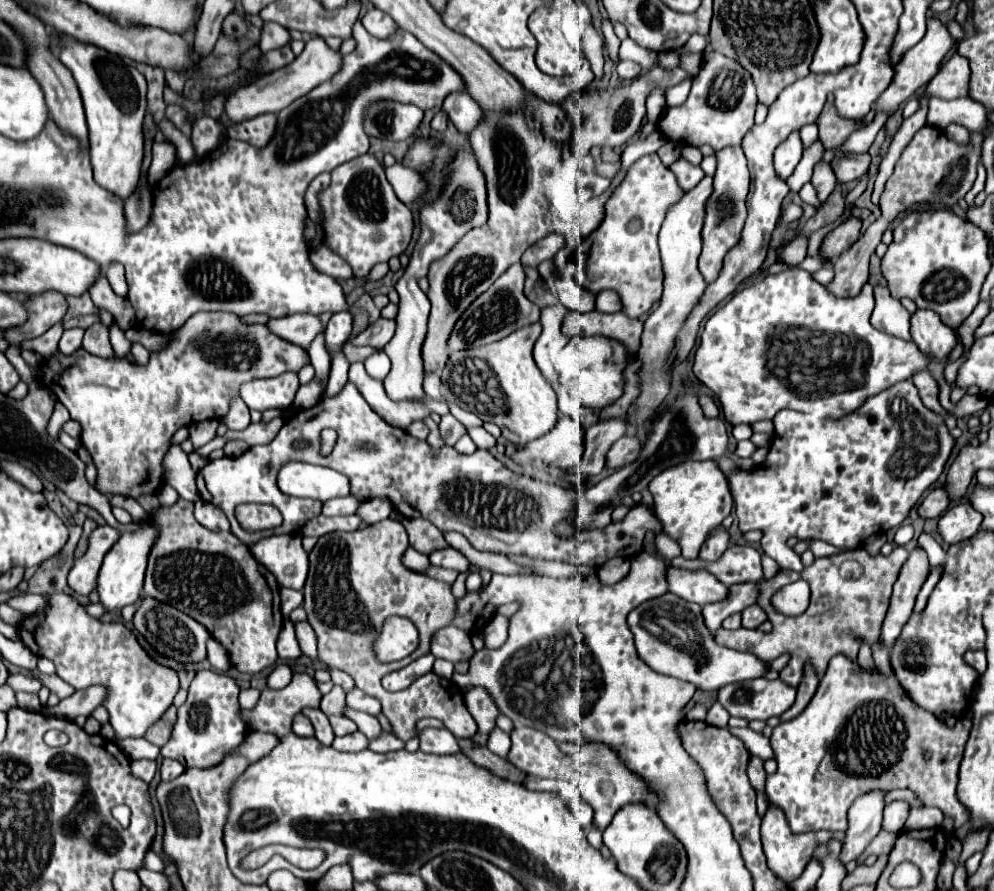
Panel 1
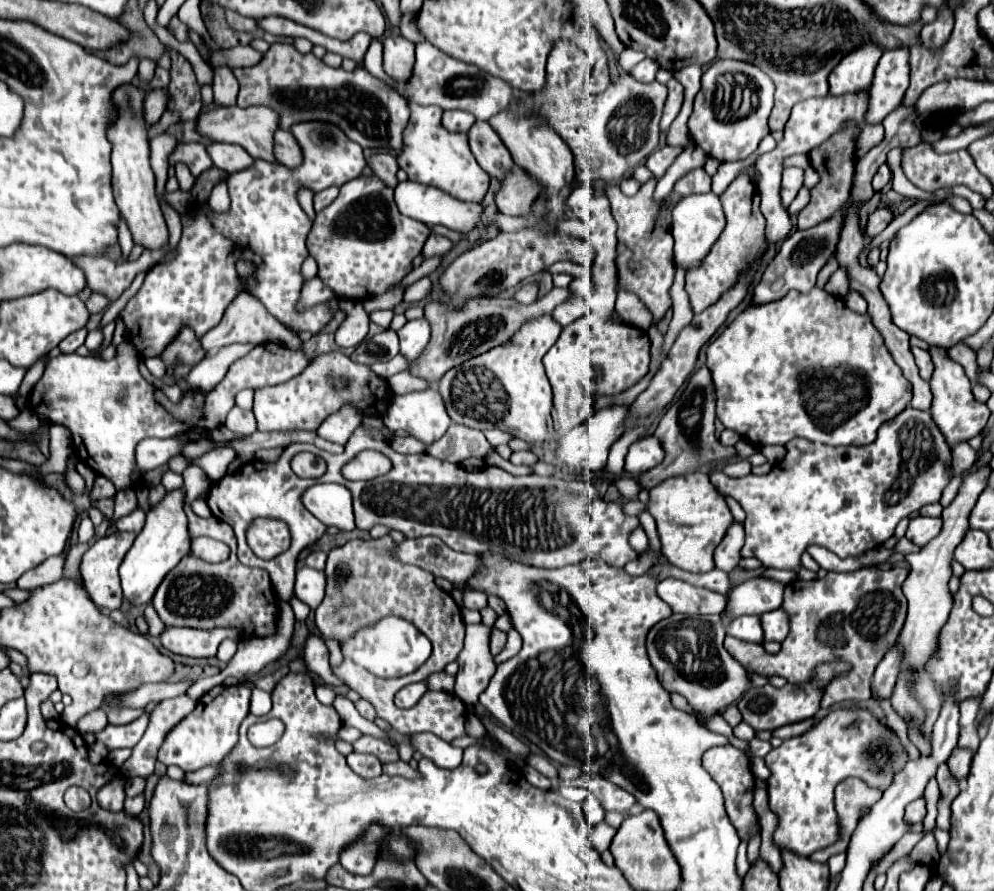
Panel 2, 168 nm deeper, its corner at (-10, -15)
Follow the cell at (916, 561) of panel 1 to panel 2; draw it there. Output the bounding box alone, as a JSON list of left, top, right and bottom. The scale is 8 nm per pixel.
[871,645,903,697]

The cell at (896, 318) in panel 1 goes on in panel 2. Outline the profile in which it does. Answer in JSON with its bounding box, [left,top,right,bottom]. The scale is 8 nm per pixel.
[911,347,933,381]

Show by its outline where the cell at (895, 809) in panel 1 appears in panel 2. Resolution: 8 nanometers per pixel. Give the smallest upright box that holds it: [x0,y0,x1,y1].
[905,799,925,825]

